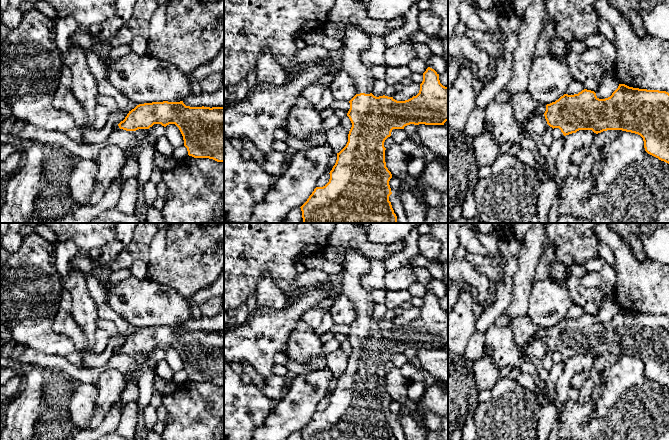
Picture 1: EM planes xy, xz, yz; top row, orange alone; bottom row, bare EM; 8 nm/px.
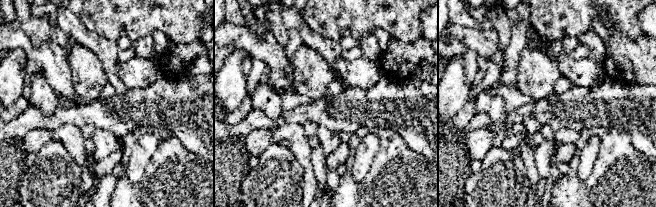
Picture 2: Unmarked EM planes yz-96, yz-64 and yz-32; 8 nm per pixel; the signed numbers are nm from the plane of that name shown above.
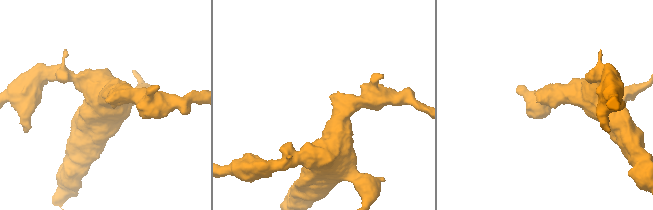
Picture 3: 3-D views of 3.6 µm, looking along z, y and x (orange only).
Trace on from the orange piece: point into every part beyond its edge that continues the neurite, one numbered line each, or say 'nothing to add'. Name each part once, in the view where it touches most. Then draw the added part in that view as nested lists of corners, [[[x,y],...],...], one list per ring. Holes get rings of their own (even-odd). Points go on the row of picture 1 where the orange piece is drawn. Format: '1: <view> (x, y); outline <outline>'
1: xz (357, 41); outline [[[355,25],[346,27],[345,43],[339,51],[342,58],[341,69],[354,80],[356,94],[372,93],[375,82],[370,67],[361,61],[361,54],[370,47],[371,37]]]

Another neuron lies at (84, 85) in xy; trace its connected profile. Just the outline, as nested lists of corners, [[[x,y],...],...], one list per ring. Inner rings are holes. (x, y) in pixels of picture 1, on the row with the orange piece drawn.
[[[69,42],[69,50],[64,58],[64,63],[72,73],[72,91],[86,113],[86,122],[81,128],[93,129],[95,118],[95,108],[97,107],[97,79],[92,74],[87,64],[84,49],[74,43]]]

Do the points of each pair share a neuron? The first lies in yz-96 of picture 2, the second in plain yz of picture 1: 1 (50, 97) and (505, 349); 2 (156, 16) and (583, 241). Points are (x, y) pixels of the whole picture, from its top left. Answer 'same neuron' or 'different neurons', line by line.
1: same neuron
2: same neuron

